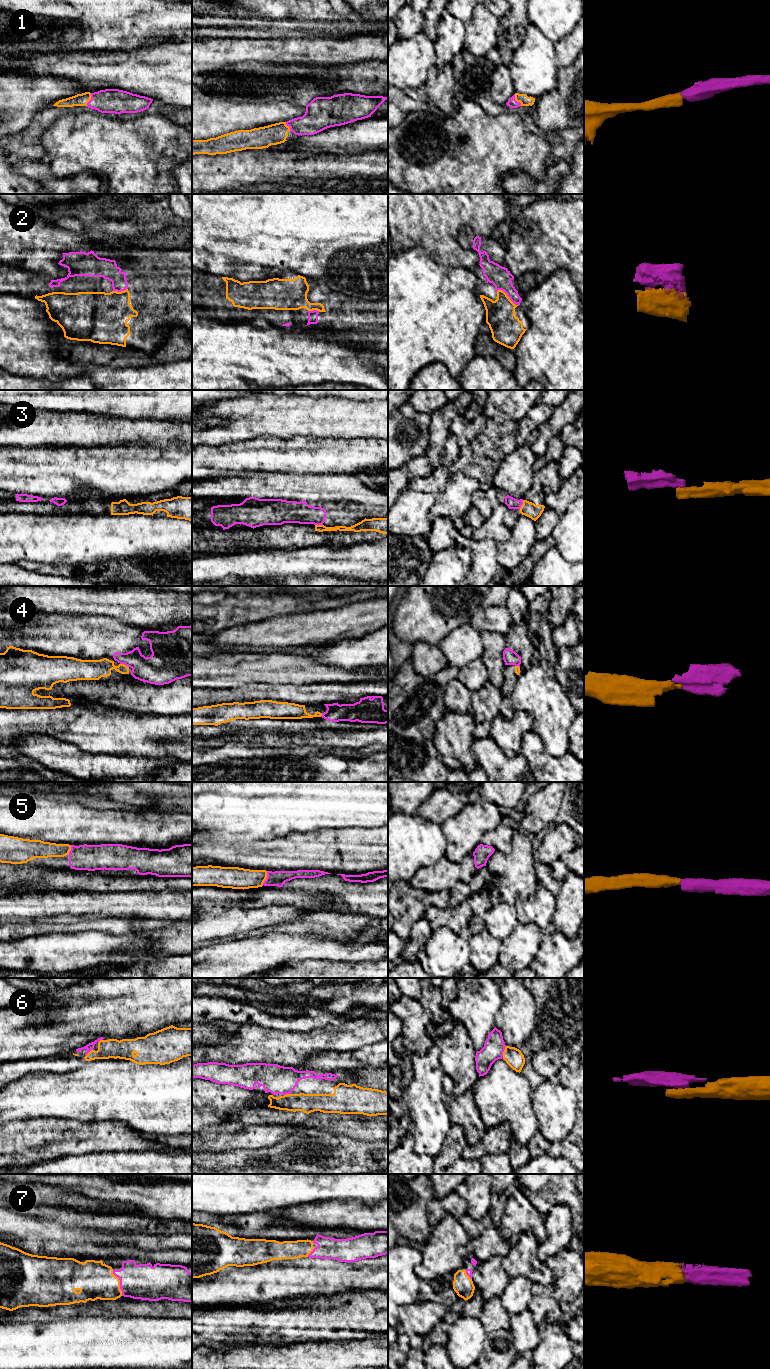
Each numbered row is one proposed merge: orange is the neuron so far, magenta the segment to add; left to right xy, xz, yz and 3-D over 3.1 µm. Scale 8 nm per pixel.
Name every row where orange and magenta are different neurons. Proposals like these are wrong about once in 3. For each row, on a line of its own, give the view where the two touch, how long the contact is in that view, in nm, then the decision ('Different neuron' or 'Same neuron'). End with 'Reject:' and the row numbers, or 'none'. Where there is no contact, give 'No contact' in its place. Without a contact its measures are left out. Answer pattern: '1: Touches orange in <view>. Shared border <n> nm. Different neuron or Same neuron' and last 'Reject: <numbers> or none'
1: Touches orange in yz. Shared border 110 nm. Same neuron
2: Touches orange in yz. Shared border 170 nm. Same neuron
3: Touches orange in yz. Shared border 90 nm. Different neuron
4: Touches orange in xy. Shared border 80 nm. Different neuron
5: Touches orange in xz. Shared border 120 nm. Same neuron
6: Touches orange in yz. Shared border 100 nm. Same neuron
7: Touches orange in xy. Shared border 220 nm. Same neuron
Reject: 3, 4

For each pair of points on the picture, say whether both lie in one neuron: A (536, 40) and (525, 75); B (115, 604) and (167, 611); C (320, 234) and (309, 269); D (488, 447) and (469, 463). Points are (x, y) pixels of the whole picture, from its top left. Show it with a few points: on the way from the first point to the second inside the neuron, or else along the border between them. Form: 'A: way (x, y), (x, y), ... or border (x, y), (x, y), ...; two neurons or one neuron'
A: way (536, 49), (534, 66); one neuron
B: way (128, 606), (154, 607); one neuron
C: way (311, 243), (310, 260); one neuron
D: way (483, 449), (474, 458); one neuron

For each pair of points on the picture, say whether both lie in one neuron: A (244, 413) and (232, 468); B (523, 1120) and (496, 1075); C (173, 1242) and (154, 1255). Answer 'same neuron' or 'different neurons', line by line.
A: different neurons
B: same neuron
C: different neurons

